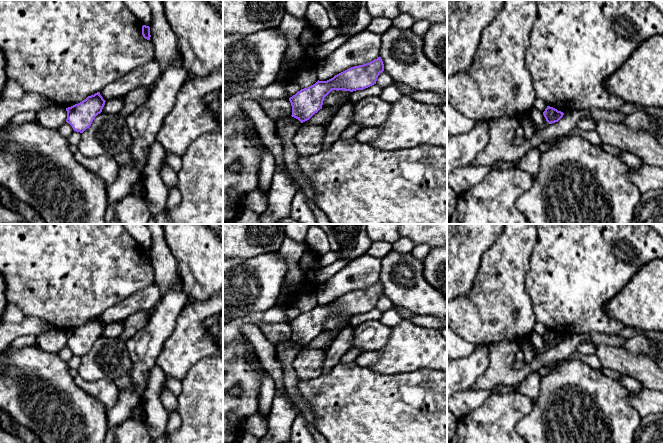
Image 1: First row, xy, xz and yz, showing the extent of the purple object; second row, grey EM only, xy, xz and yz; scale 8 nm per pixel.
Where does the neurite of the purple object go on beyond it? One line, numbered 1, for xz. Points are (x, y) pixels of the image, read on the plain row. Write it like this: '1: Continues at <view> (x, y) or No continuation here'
1: No continuation here

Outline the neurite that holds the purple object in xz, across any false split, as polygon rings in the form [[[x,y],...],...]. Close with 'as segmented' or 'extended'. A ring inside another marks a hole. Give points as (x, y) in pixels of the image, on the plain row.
[[[378,281],[369,287],[351,291],[327,305],[318,304],[289,322],[292,330],[291,340],[303,347],[322,333],[324,322],[332,314],[363,314],[376,308],[378,300],[383,295],[383,285]]]; as segmented

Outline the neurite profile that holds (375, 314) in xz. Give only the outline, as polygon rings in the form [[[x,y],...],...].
[[[374,308],[363,314],[356,314],[351,317],[351,326],[355,327],[369,320],[380,320],[382,313],[379,309]]]

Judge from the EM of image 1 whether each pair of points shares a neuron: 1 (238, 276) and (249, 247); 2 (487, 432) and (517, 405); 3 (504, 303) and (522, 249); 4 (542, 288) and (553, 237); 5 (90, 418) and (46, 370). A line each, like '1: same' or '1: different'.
1: different
2: same
3: same
4: same
5: same

